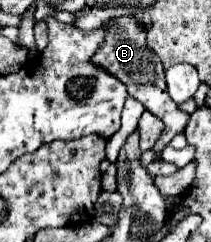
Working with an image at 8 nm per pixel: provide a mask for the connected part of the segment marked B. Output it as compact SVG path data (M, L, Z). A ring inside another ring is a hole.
M120 16L120 18L110 20L104 28L106 28L106 38L98 46L98 50L96 50L96 54L92 56L90 62L100 66L100 68L104 68L112 76L116 76L122 84L126 84L128 94L132 98L136 98L138 102L142 102L148 112L152 112L154 116L158 116L164 122L164 130L160 134L160 142L156 142L154 148L152 148L156 152L156 160L160 160L162 159L162 150L168 146L168 140L172 140L176 134L184 132L186 118L190 118L190 114L180 112L178 106L174 102L170 102L170 96L166 94L166 80L164 80L162 62L148 48L146 30L142 28L142 24L136 22L134 16Z

